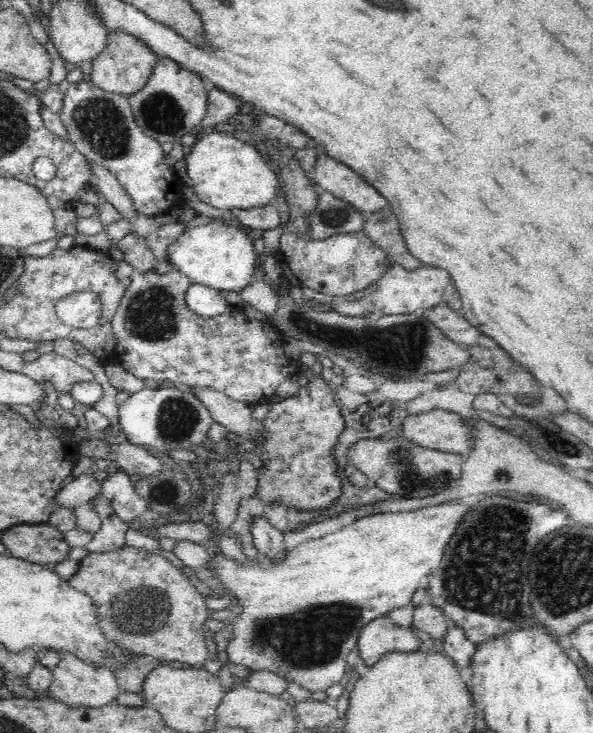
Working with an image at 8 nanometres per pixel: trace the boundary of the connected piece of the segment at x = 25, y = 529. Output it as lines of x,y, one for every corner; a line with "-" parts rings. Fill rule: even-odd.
20,523
1,532
9,556
52,567
68,558
71,546
63,532
46,523

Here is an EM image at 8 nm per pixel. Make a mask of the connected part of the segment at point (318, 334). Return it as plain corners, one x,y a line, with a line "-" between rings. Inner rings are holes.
278,295
278,308
269,321
285,339
291,337
310,341
334,354
344,356
357,366
372,364
376,356
376,368
380,372
392,372
394,368
394,376
408,376
418,368
424,368
426,372
459,369
471,357
467,346
448,339
422,313
351,317
327,307
298,306
292,298

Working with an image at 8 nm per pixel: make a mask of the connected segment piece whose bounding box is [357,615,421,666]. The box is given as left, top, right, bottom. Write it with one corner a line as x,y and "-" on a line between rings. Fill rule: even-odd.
388,615
368,623
360,633
357,647
365,664
372,666
391,652
416,652
421,641
410,629
394,625

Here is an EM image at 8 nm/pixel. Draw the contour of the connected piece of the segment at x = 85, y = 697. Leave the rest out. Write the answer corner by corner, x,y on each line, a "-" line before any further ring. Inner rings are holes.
64,652
60,662
53,668
53,680
49,688
48,699
60,700
72,707
99,708
114,702
120,694
113,670
82,660
71,652

